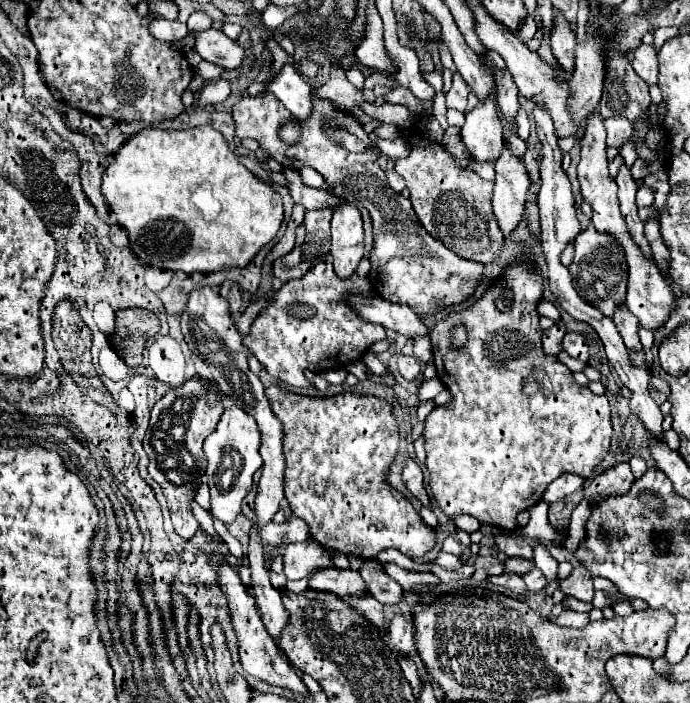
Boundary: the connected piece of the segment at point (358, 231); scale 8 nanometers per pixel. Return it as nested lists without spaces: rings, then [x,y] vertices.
[[[339,203],[331,219],[331,261],[339,277],[351,277],[363,259],[363,221],[355,205]]]

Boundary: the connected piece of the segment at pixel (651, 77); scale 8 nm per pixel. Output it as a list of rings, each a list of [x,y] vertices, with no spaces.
[[[641,45],[631,57],[631,65],[635,73],[647,83],[655,85],[659,75],[659,63],[657,63],[657,49],[653,45]]]

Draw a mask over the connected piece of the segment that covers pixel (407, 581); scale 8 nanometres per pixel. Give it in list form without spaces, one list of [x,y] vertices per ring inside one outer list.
[[[383,565],[383,569],[387,571],[387,575],[391,579],[395,579],[405,591],[413,591],[413,593],[423,593],[427,591],[429,585],[433,583],[439,583],[439,579],[433,575],[433,573],[415,573],[415,571],[407,571],[407,569],[401,569],[397,565]]]

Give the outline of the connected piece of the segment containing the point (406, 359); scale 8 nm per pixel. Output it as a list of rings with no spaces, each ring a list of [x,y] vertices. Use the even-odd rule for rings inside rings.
[[[399,355],[397,367],[399,367],[399,373],[401,373],[405,379],[415,379],[415,377],[419,377],[419,373],[421,373],[419,361],[417,361],[415,357],[409,357],[409,355]]]

